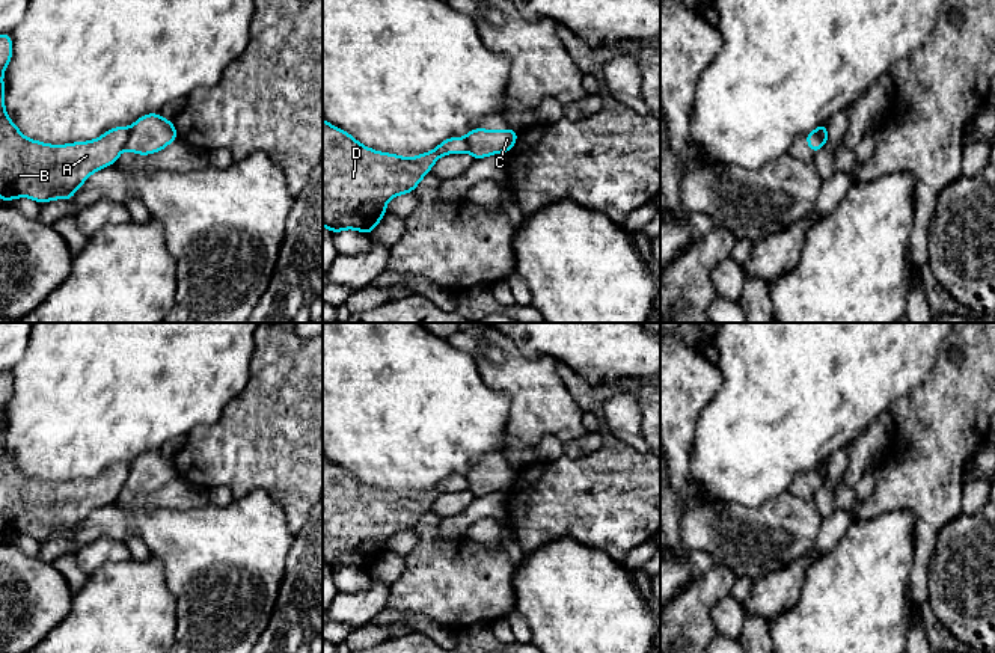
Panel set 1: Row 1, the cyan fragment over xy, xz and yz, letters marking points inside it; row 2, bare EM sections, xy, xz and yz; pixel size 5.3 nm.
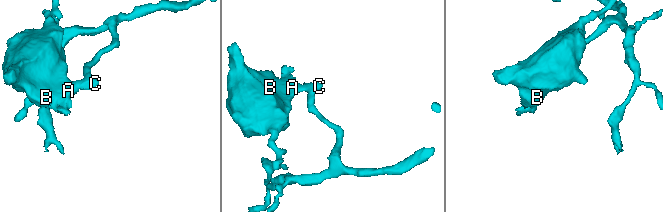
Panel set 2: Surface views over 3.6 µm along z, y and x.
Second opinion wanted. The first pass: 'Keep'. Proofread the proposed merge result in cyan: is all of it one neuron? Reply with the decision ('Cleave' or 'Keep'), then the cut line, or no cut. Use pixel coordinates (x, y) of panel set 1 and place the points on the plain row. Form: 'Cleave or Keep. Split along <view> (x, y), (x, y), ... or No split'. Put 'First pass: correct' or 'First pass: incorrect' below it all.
Cleave. Split along xy (130, 466), (122, 484)
First pass: incorrect

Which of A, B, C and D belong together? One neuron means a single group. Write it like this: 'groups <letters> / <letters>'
groups A B D / C

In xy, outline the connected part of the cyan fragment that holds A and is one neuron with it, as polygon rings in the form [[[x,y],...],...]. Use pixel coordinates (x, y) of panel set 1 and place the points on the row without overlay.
[[[0,372],[0,537],[32,535],[45,541],[71,538],[96,508],[118,499],[130,472],[128,464],[107,468],[95,478],[48,483],[27,477],[5,446],[3,412],[12,398],[12,374]]]

